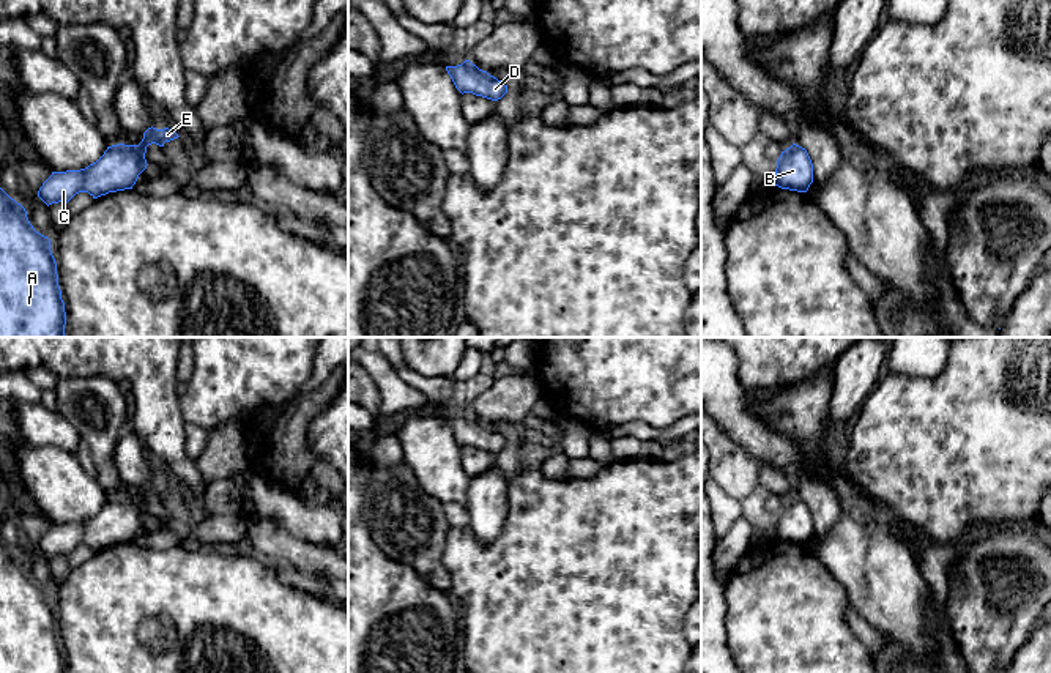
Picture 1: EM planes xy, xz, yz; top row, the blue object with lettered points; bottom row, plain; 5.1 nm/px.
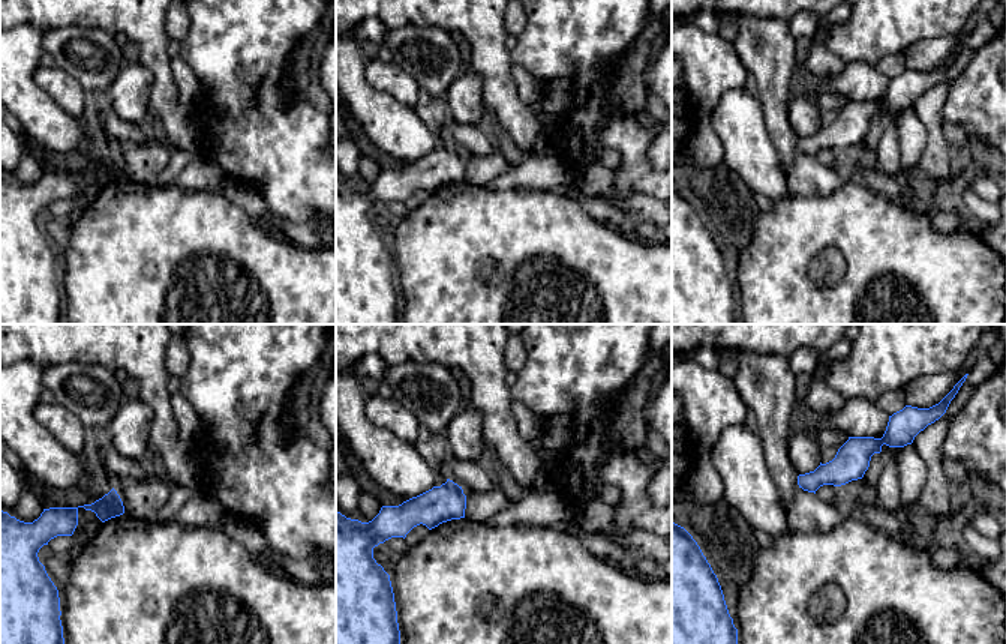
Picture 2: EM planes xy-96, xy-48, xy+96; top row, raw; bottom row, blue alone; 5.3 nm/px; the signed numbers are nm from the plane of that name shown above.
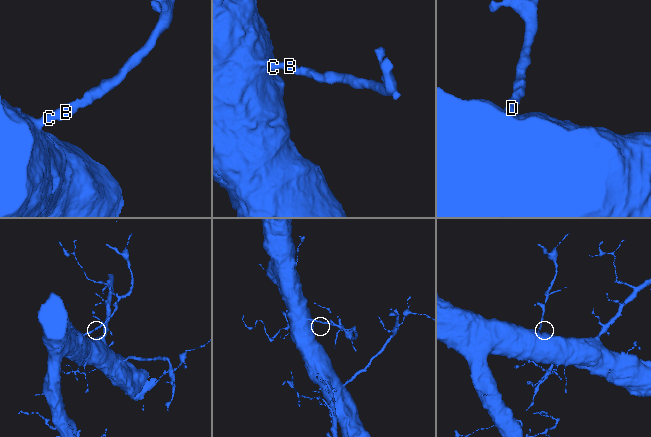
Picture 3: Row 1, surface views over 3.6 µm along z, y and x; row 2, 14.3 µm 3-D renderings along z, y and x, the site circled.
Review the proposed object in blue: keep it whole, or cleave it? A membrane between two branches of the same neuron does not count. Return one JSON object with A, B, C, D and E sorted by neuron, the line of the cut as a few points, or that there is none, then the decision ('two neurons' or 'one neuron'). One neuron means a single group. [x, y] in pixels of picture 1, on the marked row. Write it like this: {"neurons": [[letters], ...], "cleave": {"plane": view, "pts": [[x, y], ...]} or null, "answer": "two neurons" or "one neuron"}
{"neurons": [["A", "B", "C", "D", "E"]], "cleave": null, "answer": "one neuron"}

